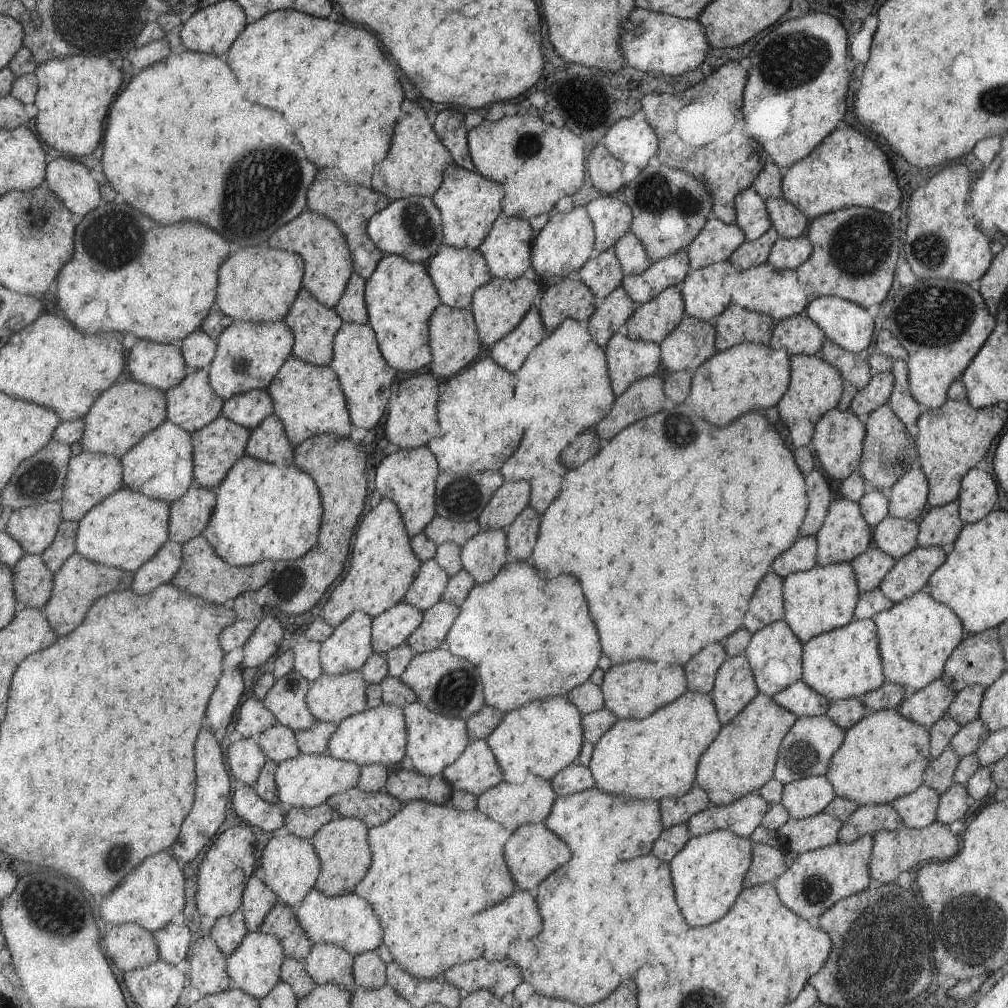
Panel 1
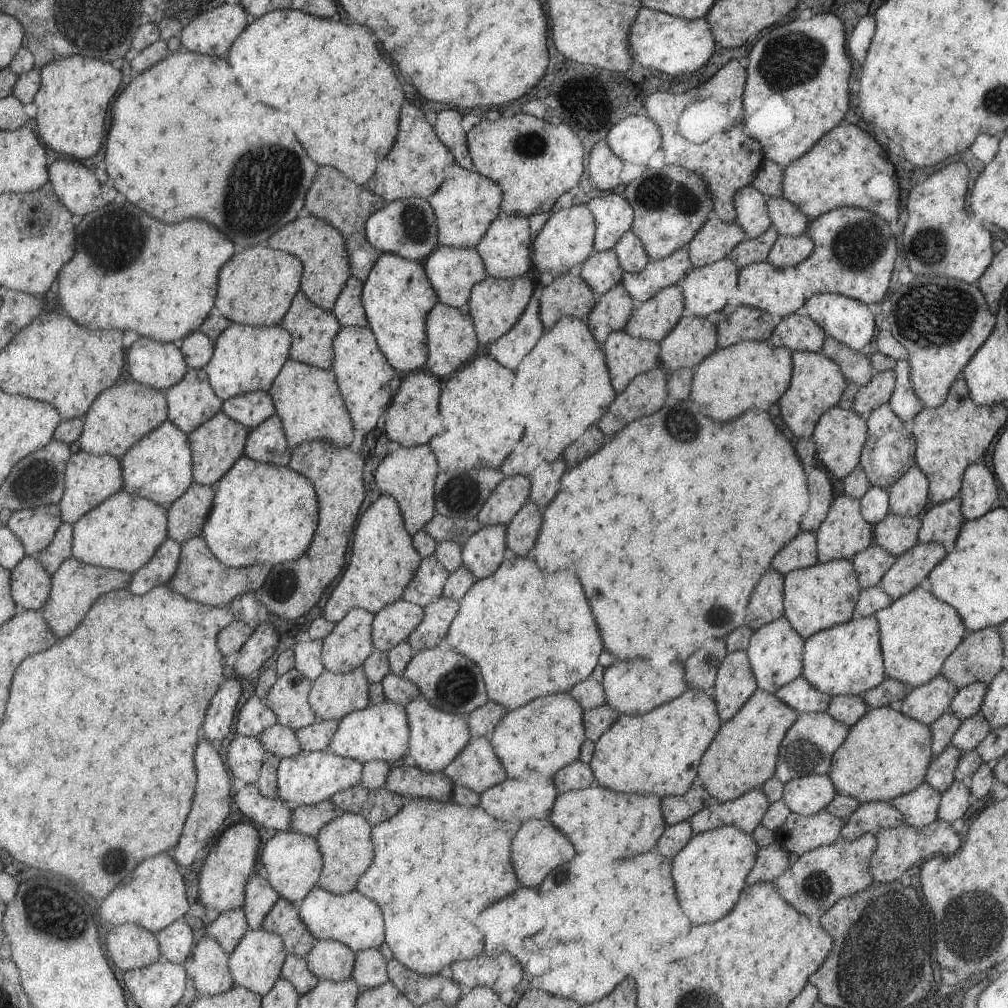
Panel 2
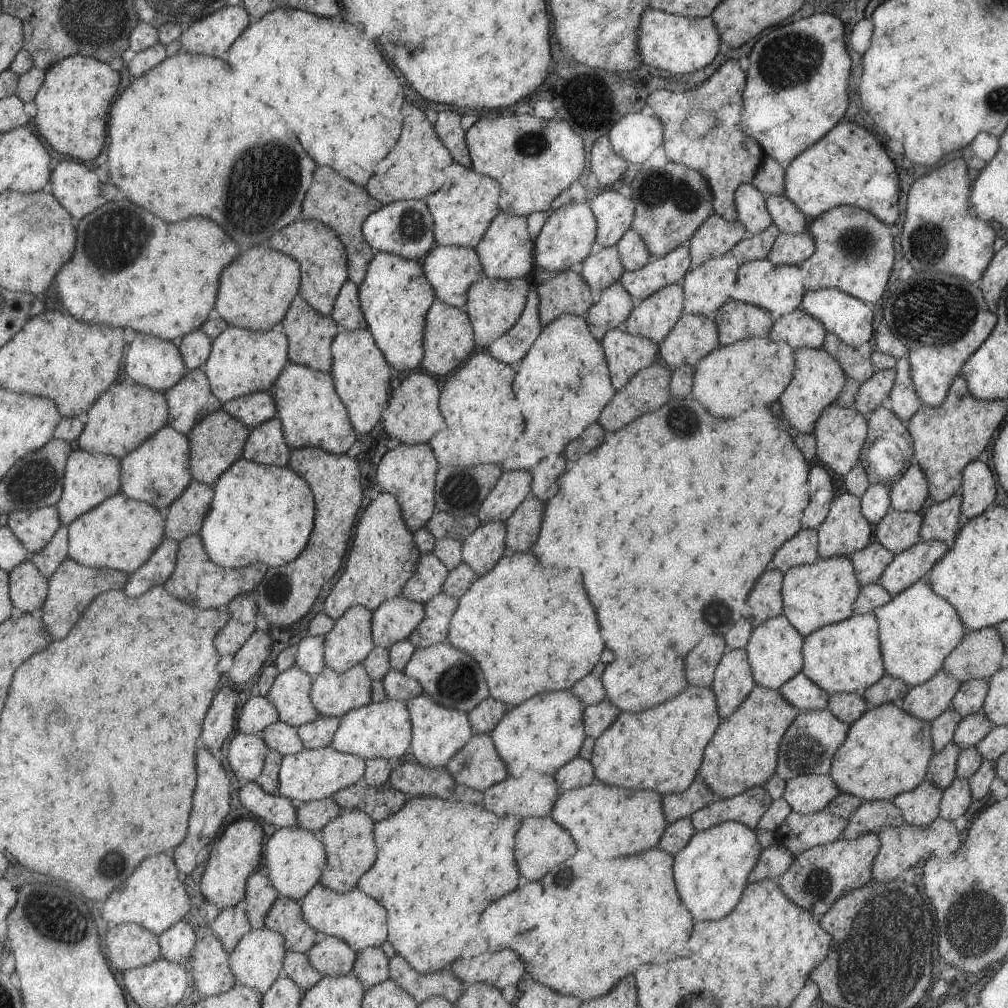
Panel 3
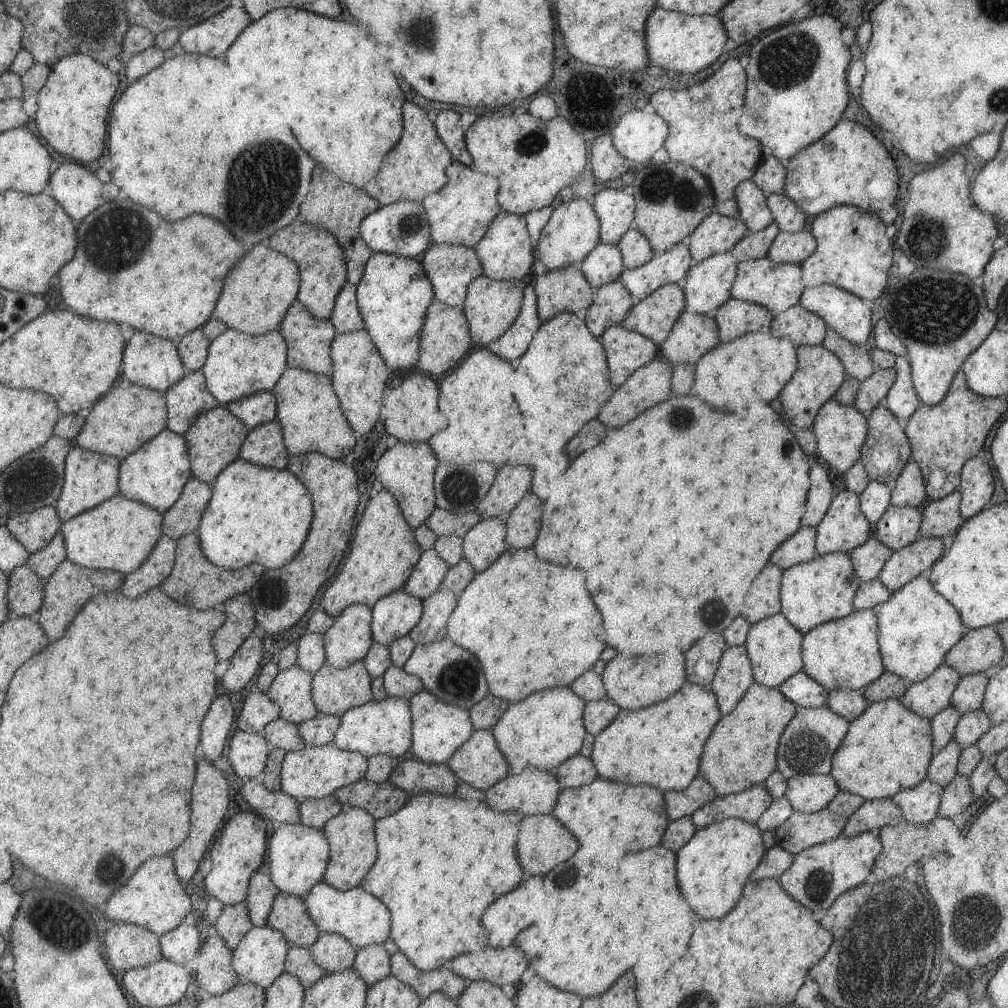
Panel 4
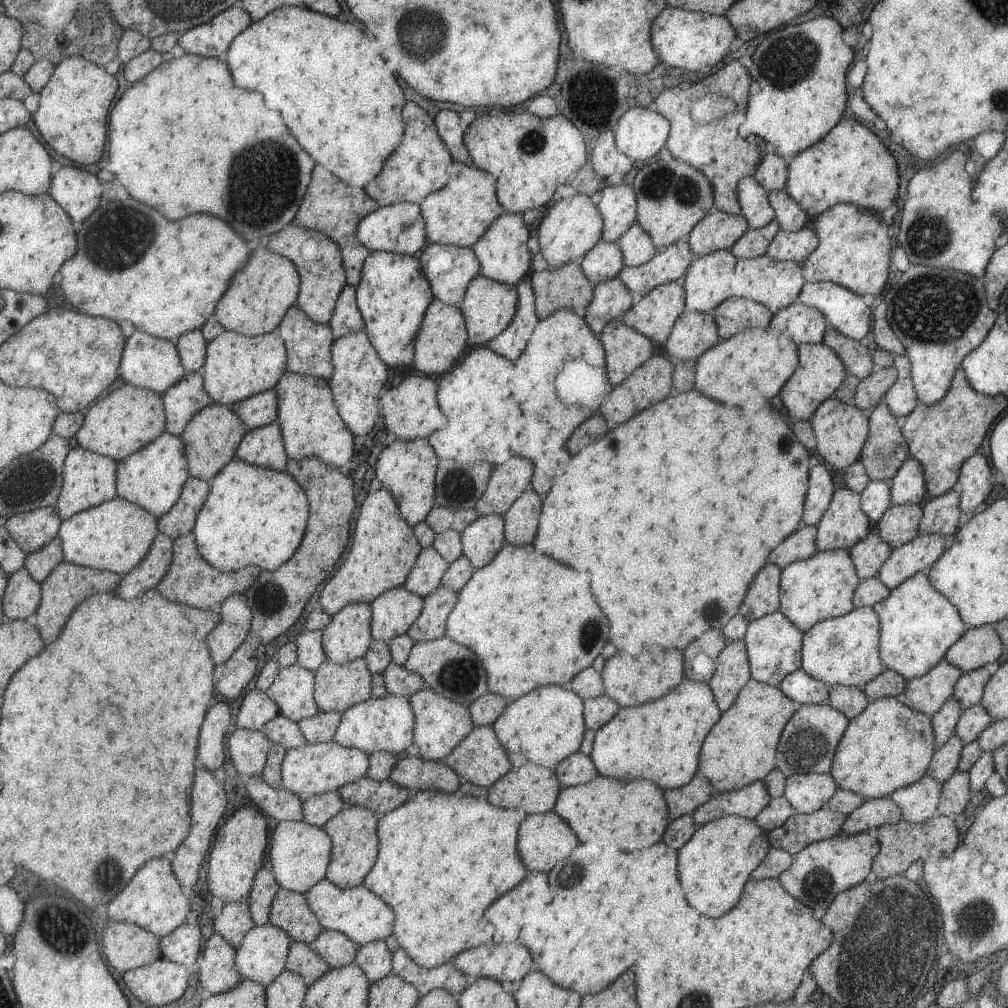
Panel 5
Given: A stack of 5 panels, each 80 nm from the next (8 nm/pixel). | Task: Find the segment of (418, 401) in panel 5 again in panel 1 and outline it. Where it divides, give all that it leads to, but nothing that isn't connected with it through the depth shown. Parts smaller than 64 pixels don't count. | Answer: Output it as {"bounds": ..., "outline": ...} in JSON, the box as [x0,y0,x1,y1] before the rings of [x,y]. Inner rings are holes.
{"bounds":[384,372,442,450],"outline":[[[431,372],[413,374],[403,382],[395,384],[387,403],[387,418],[385,418],[384,433],[388,442],[395,444],[399,449],[407,450],[427,446],[427,442],[437,438],[442,433],[436,415],[438,396],[439,382]]]}

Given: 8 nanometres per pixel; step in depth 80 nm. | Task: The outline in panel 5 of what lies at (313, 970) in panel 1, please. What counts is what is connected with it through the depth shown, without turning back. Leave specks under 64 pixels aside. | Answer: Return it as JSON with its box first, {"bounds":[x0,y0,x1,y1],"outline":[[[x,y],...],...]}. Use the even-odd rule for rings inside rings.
{"bounds":[307,930,358,969],"outline":[[[322,930],[319,936],[307,944],[326,963],[330,969],[336,969],[354,962],[358,946],[343,933]]]}

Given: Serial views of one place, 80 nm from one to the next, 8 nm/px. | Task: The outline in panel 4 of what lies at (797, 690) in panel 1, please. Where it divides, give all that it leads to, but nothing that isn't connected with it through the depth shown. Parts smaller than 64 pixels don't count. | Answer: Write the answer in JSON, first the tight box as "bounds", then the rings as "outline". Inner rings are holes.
{"bounds":[778,670,828,707],"outline":[[[802,670],[784,680],[778,689],[796,707],[827,706],[828,690],[817,681],[809,678]]]}

